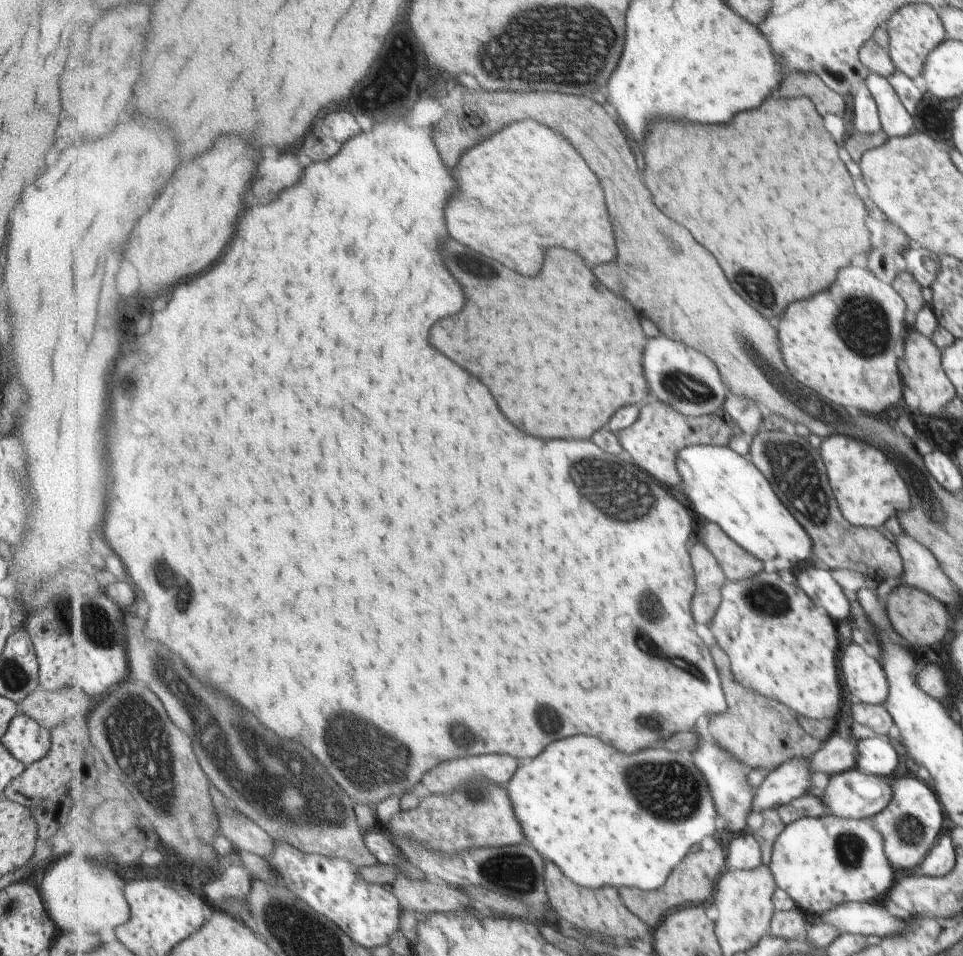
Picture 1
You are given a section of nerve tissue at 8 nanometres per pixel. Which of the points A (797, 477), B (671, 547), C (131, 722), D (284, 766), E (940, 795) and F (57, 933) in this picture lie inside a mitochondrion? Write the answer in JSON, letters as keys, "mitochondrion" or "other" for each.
{"A":"mitochondrion","B":"other","C":"mitochondrion","D":"mitochondrion","E":"other","F":"other"}

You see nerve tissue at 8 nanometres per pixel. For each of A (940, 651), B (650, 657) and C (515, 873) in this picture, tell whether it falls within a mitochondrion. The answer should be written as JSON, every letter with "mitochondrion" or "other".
{"A":"other","B":"mitochondrion","C":"mitochondrion"}

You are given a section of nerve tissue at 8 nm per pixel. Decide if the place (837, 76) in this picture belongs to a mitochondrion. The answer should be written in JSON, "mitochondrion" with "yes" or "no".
{"mitochondrion":"no"}

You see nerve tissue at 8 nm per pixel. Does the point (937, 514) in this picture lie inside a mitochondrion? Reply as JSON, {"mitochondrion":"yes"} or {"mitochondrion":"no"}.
{"mitochondrion":"yes"}

